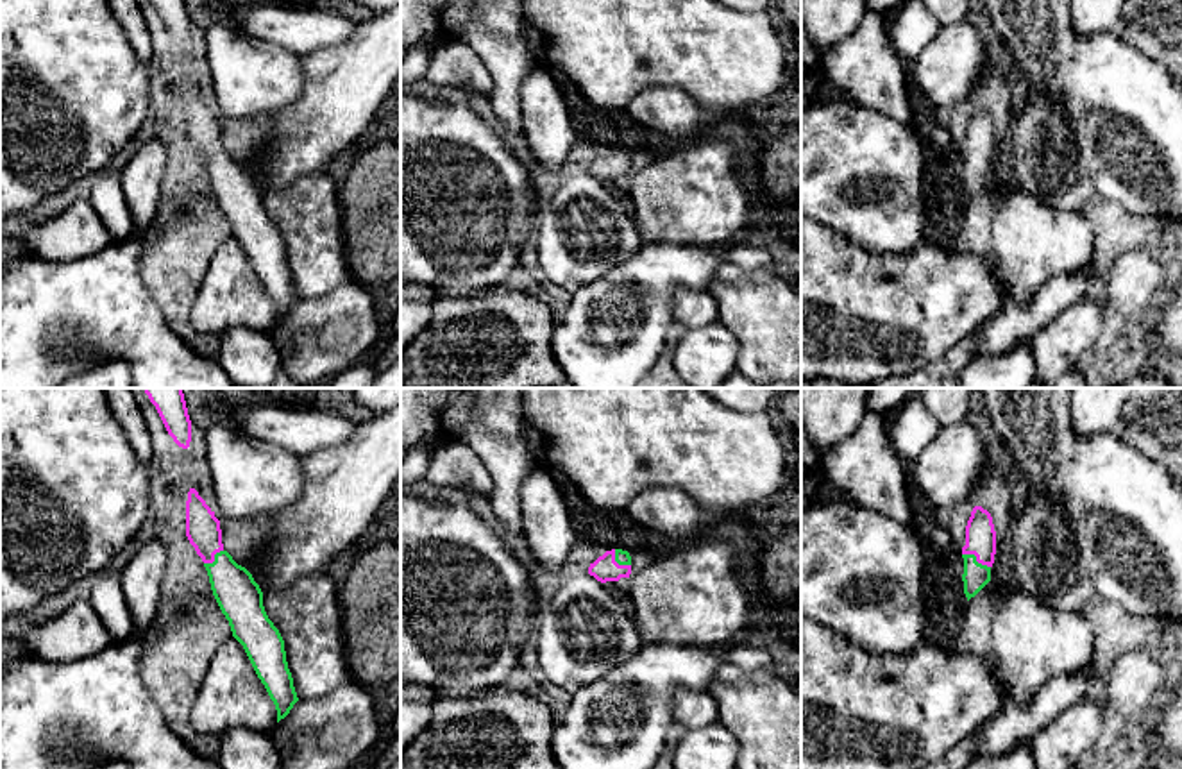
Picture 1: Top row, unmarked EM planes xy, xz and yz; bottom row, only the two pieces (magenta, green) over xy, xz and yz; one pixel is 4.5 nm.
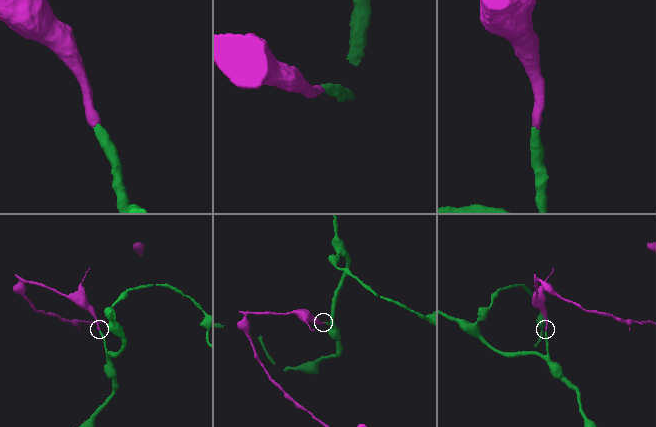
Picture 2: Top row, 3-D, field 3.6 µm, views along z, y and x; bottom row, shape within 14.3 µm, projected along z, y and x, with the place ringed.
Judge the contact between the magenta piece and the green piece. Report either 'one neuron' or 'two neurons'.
one neuron

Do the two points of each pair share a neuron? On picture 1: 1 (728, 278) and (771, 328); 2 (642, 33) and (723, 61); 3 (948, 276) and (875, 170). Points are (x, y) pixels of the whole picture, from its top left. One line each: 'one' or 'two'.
1: one
2: one
3: two

